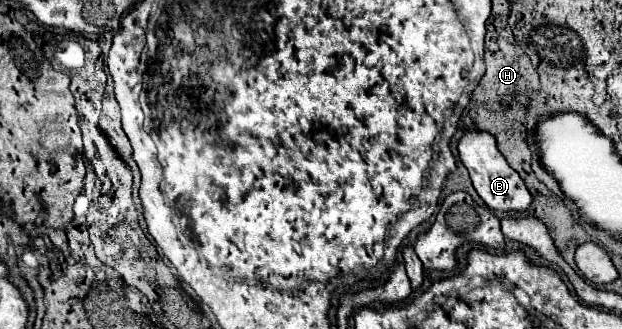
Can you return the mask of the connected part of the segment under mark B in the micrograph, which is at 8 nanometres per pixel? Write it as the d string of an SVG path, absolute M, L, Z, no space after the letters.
M467 132L461 140L459 140L459 158L461 162L467 166L469 176L473 180L473 186L479 194L479 198L497 212L527 212L531 208L531 192L527 190L523 178L509 166L509 162L505 160L505 156L499 152L495 138L487 132Z

